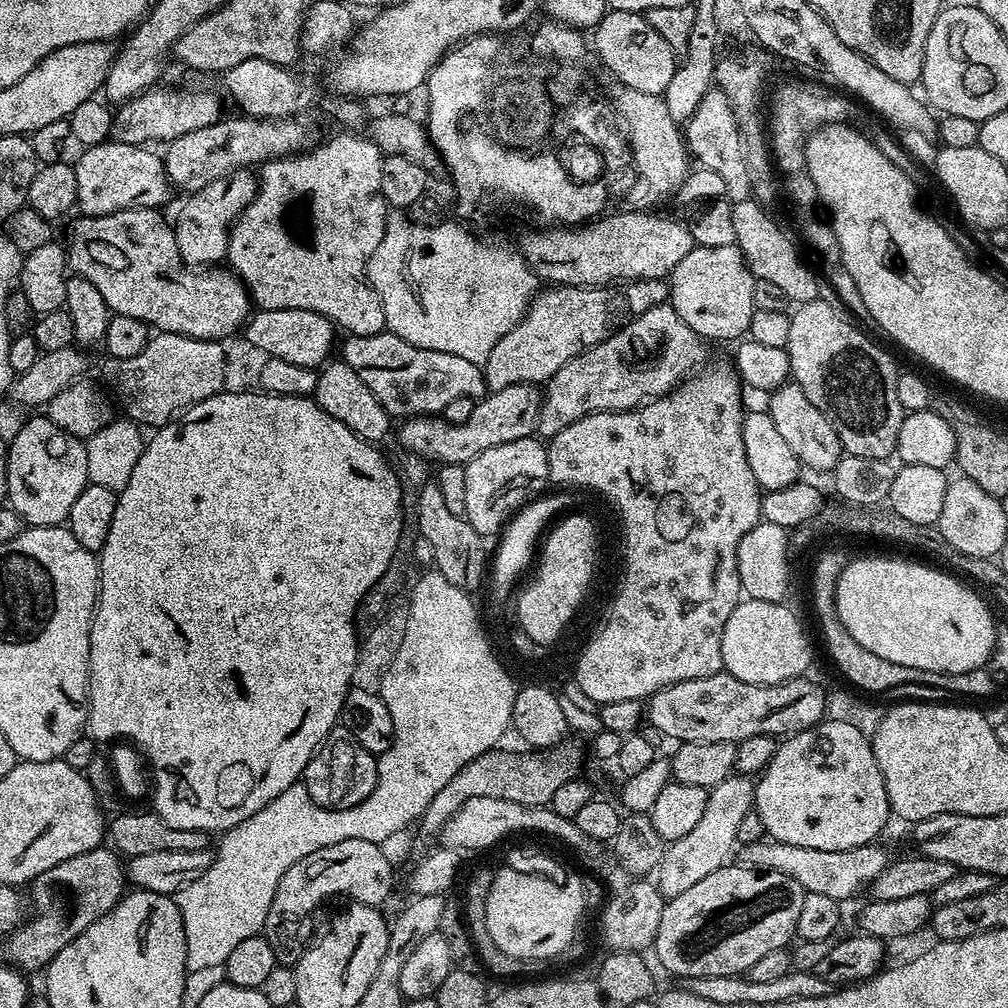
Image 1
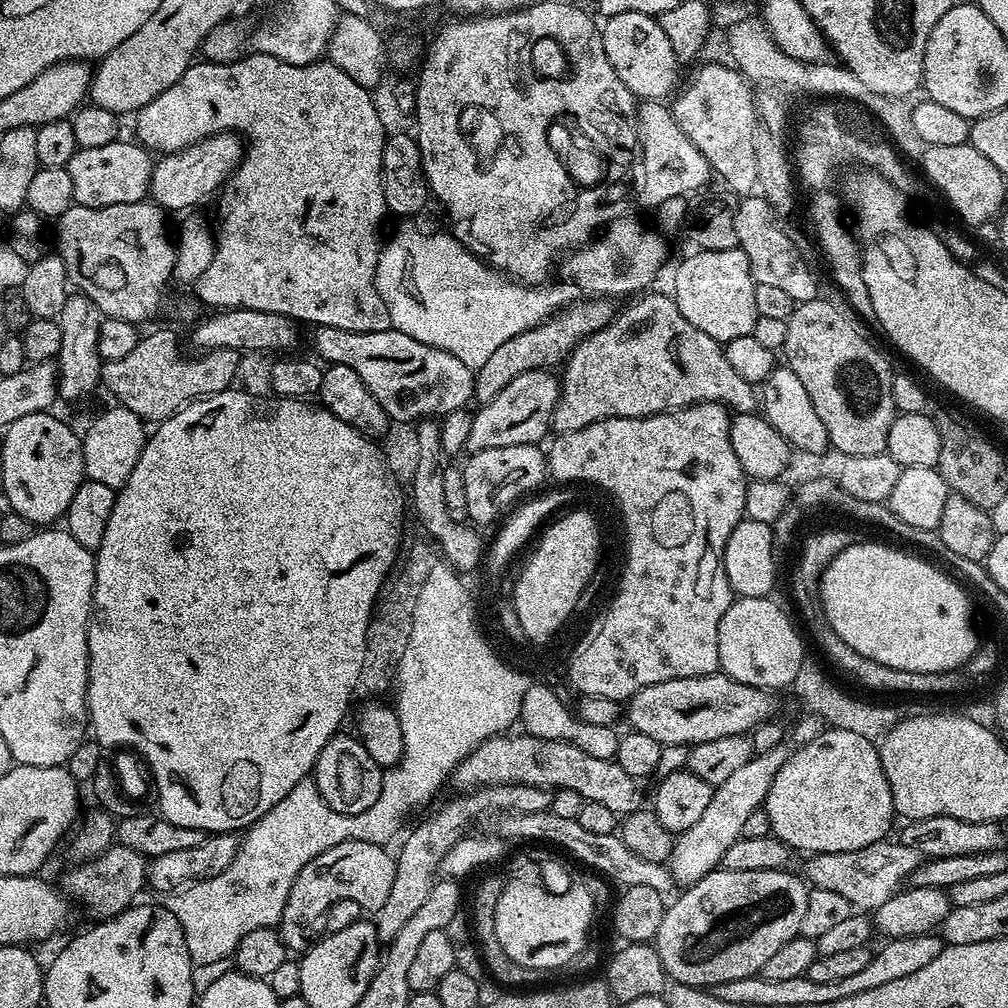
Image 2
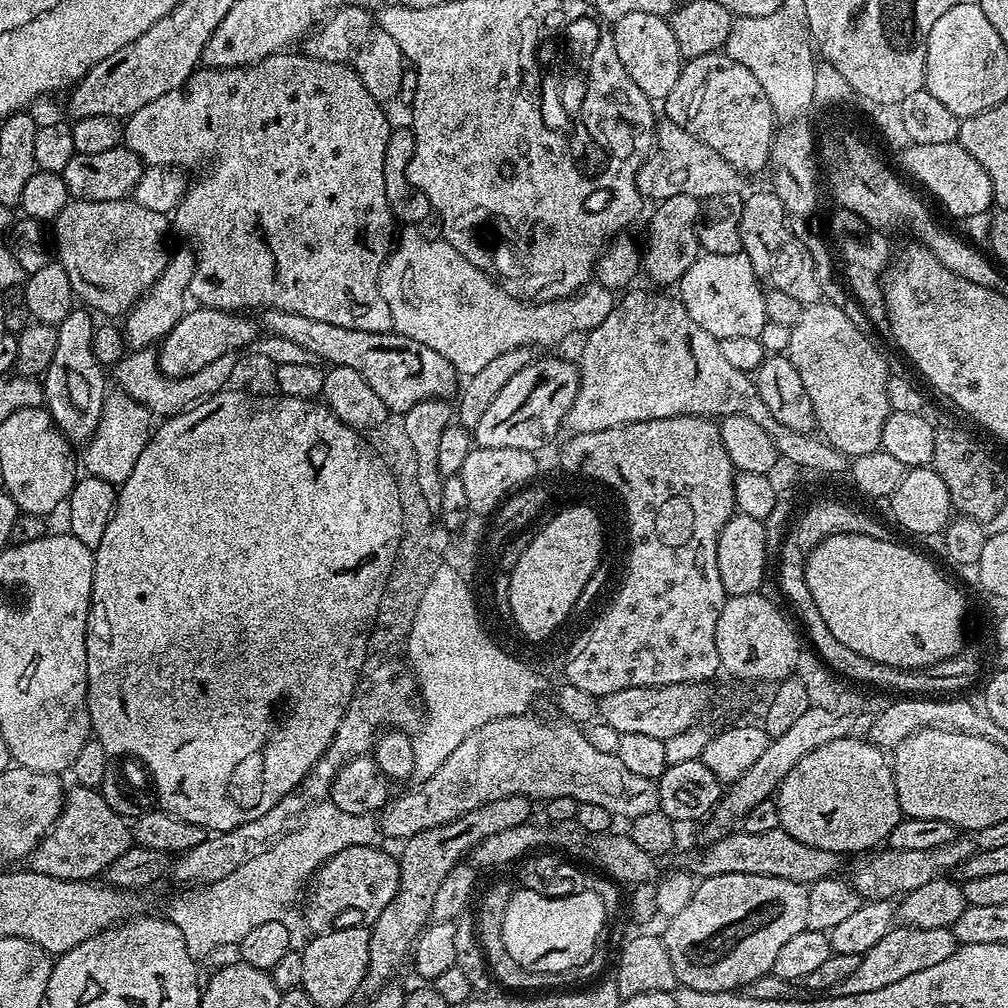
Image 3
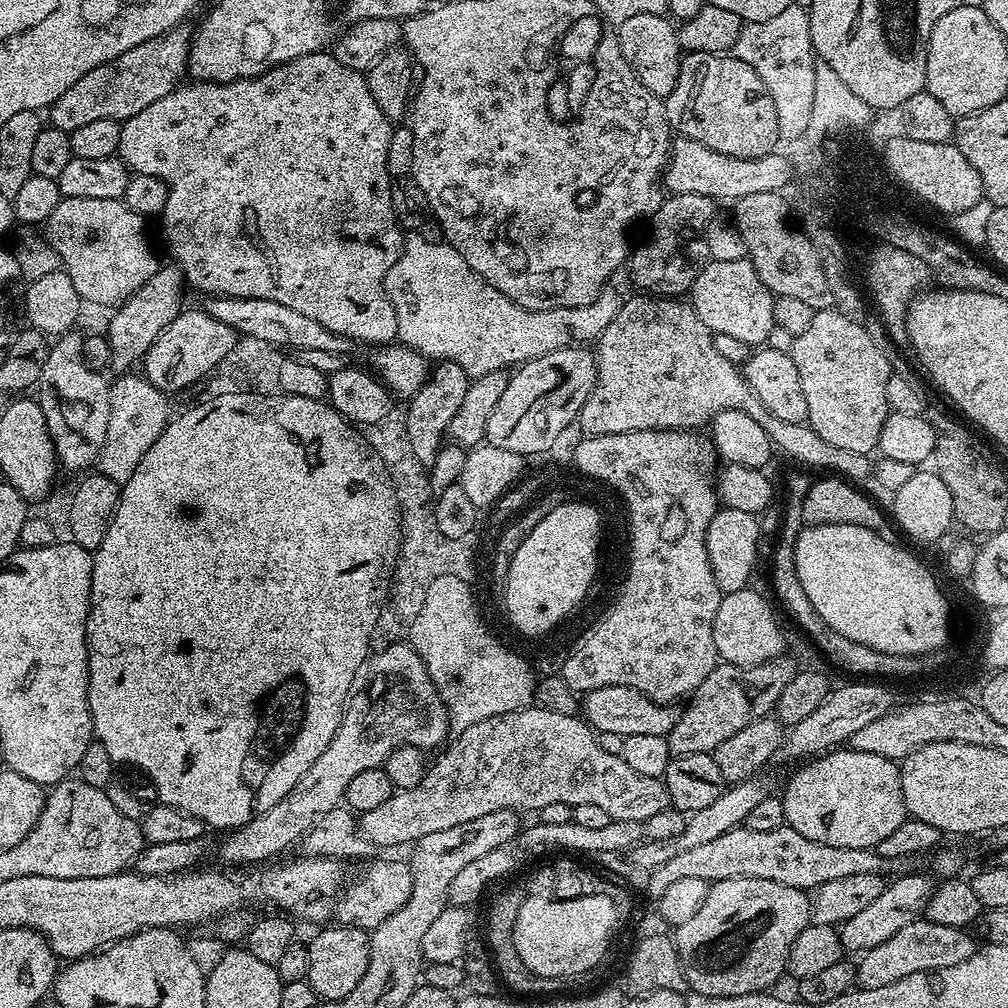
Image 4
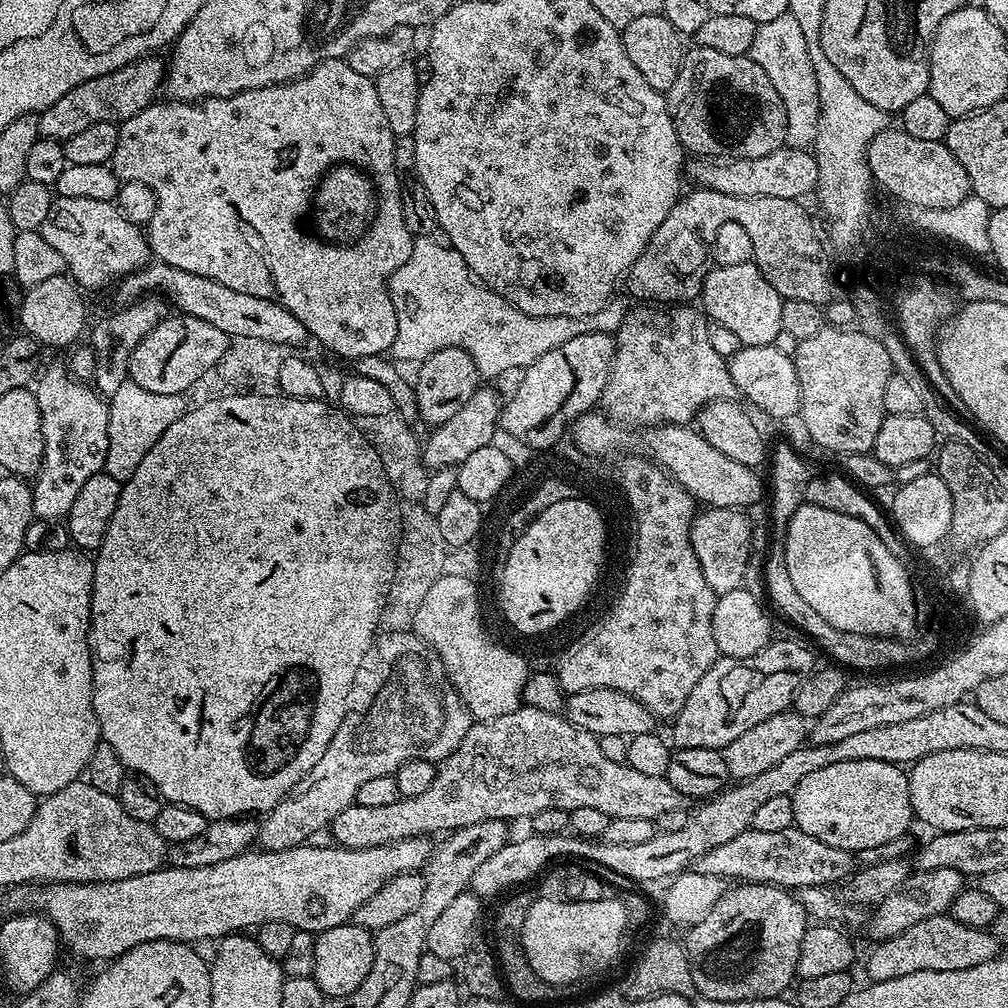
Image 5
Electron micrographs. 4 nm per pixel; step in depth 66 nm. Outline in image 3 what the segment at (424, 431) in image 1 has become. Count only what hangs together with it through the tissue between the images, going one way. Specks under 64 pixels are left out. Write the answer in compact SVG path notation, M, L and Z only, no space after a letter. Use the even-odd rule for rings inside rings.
M548 356L545 360L540 358L533 359L532 363L518 370L506 386L486 406L486 414L478 421L478 426L474 430L474 440L481 448L509 448L510 450L526 450L527 452L539 453L539 448L544 448L556 436L556 431L564 428L564 419L574 406L574 398L578 394L580 385L580 370L575 363L568 360L559 360L556 356Z

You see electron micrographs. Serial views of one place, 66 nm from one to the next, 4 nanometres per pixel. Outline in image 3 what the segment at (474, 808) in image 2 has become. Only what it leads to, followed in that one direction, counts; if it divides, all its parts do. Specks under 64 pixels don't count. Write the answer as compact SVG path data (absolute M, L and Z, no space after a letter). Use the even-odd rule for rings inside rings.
M511 796L498 798L489 804L478 806L478 810L470 810L470 814L462 814L454 822L446 822L437 828L426 830L422 834L414 834L403 841L400 861L400 885L394 902L382 910L371 921L368 937L370 938L370 962L368 973L364 979L364 988L375 994L385 984L397 979L396 971L403 964L407 965L410 953L416 947L420 933L428 927L432 920L434 894L438 894L438 886L455 864L461 863L469 855L470 848L490 835L500 834L502 830L525 823L534 808L533 801L527 796Z

